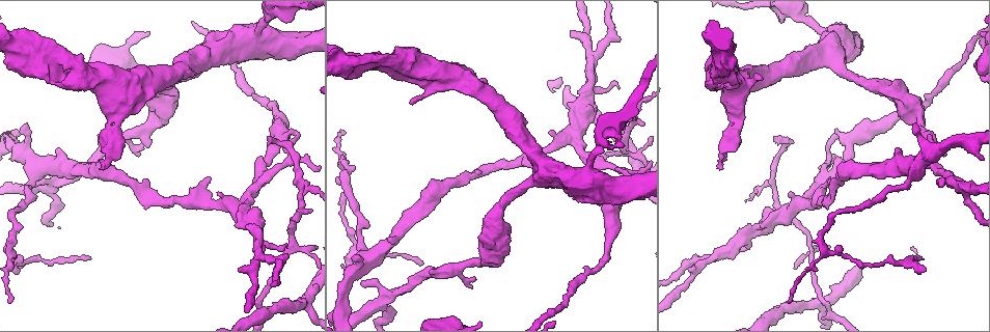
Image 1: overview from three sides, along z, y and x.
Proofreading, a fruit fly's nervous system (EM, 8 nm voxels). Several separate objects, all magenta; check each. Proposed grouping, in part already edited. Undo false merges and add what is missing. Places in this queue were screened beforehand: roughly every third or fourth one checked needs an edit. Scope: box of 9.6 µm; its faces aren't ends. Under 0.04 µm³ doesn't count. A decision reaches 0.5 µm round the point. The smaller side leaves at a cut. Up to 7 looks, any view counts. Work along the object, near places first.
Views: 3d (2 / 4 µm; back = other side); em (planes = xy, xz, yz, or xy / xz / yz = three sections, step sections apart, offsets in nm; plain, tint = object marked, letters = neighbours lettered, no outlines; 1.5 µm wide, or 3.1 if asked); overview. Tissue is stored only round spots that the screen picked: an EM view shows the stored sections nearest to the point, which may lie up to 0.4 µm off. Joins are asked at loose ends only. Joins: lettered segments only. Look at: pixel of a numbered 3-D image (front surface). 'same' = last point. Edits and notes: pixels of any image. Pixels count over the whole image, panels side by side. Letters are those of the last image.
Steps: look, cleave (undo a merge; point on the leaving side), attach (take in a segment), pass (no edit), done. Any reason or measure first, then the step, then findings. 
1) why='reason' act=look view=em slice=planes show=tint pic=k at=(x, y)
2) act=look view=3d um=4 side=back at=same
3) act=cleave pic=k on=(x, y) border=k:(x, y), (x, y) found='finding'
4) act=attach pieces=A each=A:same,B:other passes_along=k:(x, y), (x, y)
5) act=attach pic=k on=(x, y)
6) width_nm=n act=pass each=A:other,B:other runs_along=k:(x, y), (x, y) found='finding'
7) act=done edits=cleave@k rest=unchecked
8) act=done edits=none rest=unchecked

why='thick turns thin' act=look view=3d um=2 pic=1 at=(833, 139)

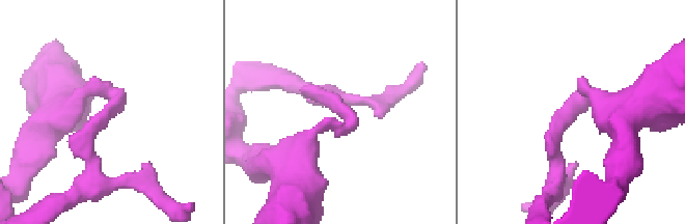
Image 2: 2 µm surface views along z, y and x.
why='shape alone is not enough' act=look view=em slice=planes show=letters pic=2 at=(569, 116)

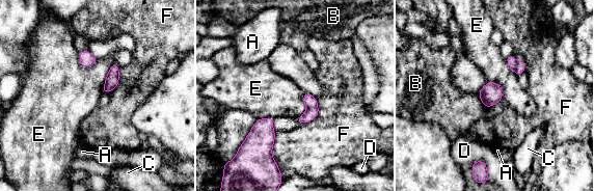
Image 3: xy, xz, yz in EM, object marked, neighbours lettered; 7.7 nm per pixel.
act=cleave pic=3 on=(511, 61) each=A:other,B:other,C:other,D:other,E:other,F:other border=3:(516, 60), (514, 71) found='a second cell is stuck on'

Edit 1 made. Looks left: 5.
act=look view=overview

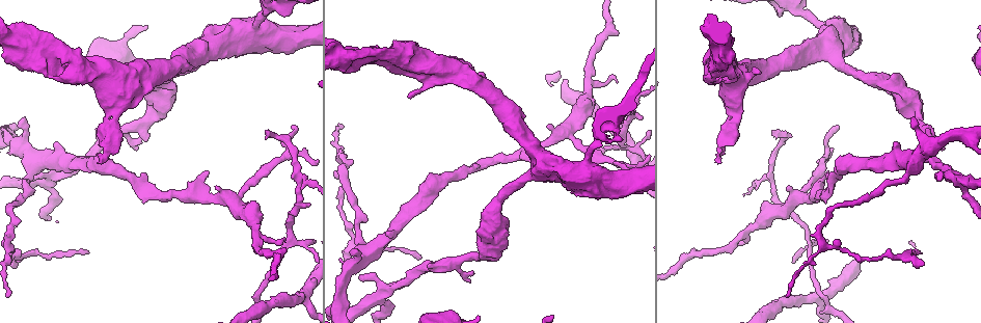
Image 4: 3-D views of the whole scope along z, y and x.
why='tapers out' act=look view=em slice=planes show=letters pic=4 at=(265, 130)

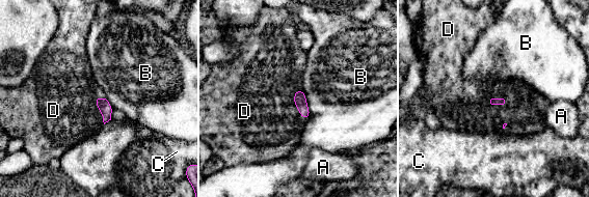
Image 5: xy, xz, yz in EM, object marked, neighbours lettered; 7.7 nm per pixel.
act=attach pieces=D each=A:other,B:other,C:other,D:same found='it goes on there'

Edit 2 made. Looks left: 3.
why='an open end' act=look view=em slice=planes show=plain pic=4 at=(98, 163)

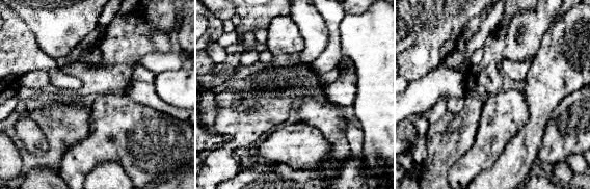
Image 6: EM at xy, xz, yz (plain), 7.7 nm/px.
why='what lies round it' act=look view=em slice=planes show=letters at=same

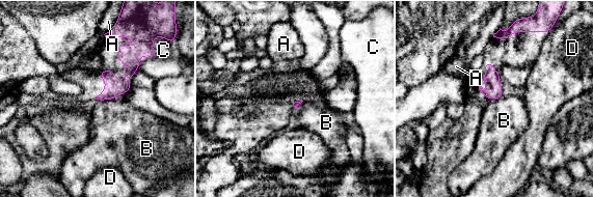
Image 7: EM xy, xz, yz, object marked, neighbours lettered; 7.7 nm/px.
longest_contact=B:110nm act=pass each=A:other,B:other,C:other,D:other found='none of them fits'

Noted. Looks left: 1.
act=done edits=cleave@3,attach@5 rest=unchecked

